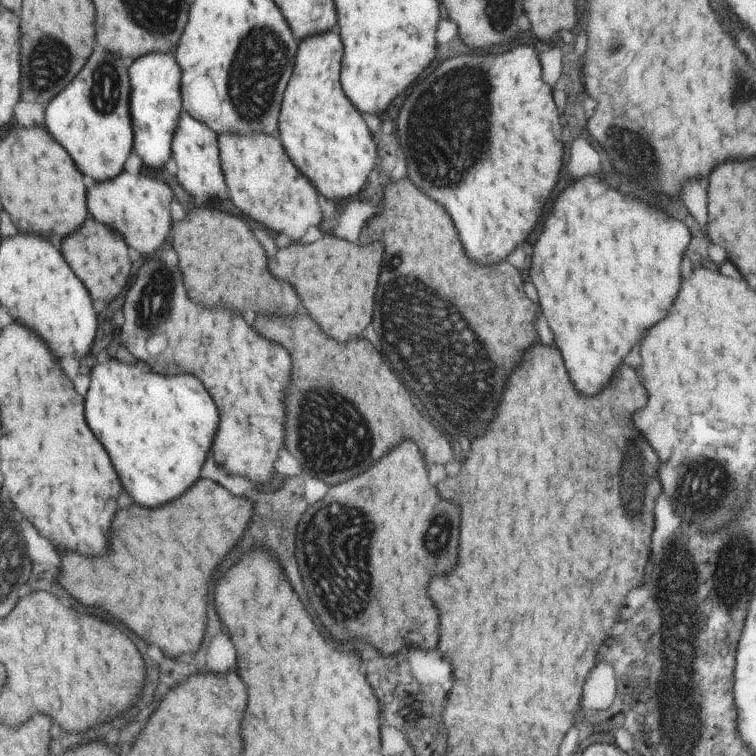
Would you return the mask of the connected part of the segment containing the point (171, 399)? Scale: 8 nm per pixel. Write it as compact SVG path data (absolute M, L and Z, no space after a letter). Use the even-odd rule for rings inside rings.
M110 360L106 364L100 364L94 374L92 374L92 390L88 394L88 424L92 424L92 430L96 432L96 436L100 436L100 440L104 440L104 446L108 448L108 452L112 452L112 458L116 460L116 468L120 472L120 476L124 476L124 486L130 492L130 496L148 508L160 508L166 506L178 498L182 498L200 478L202 478L202 470L208 462L208 456L212 452L212 442L218 430L218 410L216 404L212 402L212 394L208 392L208 388L204 386L204 382L198 376L160 376L152 370L144 370L142 366L126 366L118 360Z

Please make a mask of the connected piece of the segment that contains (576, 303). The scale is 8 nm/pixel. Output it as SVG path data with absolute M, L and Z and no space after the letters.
M592 176L558 196L534 246L530 280L538 290L542 314L548 318L554 342L564 352L572 384L580 394L596 396L642 336L668 316L680 292L680 266L688 242L690 234L682 222L644 206L636 198L622 196Z

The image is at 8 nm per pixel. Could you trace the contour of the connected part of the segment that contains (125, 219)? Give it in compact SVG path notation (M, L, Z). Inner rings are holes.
M126 172L120 180L112 180L112 184L96 184L90 192L90 210L96 220L124 232L128 244L144 256L156 254L170 238L174 226L172 202L176 194L166 182L154 176L142 176L142 172L138 176Z

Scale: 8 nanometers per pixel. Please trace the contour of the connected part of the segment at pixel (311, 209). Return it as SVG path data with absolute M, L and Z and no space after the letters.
M223 133L219 139L230 200L242 214L276 234L286 234L292 242L300 240L310 226L320 226L322 210L318 204L318 192L290 162L278 136Z

